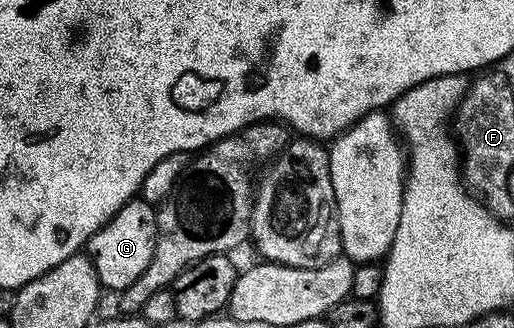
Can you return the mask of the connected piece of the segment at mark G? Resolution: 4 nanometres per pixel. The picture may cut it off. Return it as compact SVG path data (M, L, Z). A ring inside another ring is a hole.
M135 198L111 218L96 234L90 236L88 255L92 266L96 266L98 281L103 289L110 288L115 294L126 291L144 270L148 270L148 262L152 262L152 250L158 233L158 214L155 205L141 198Z

